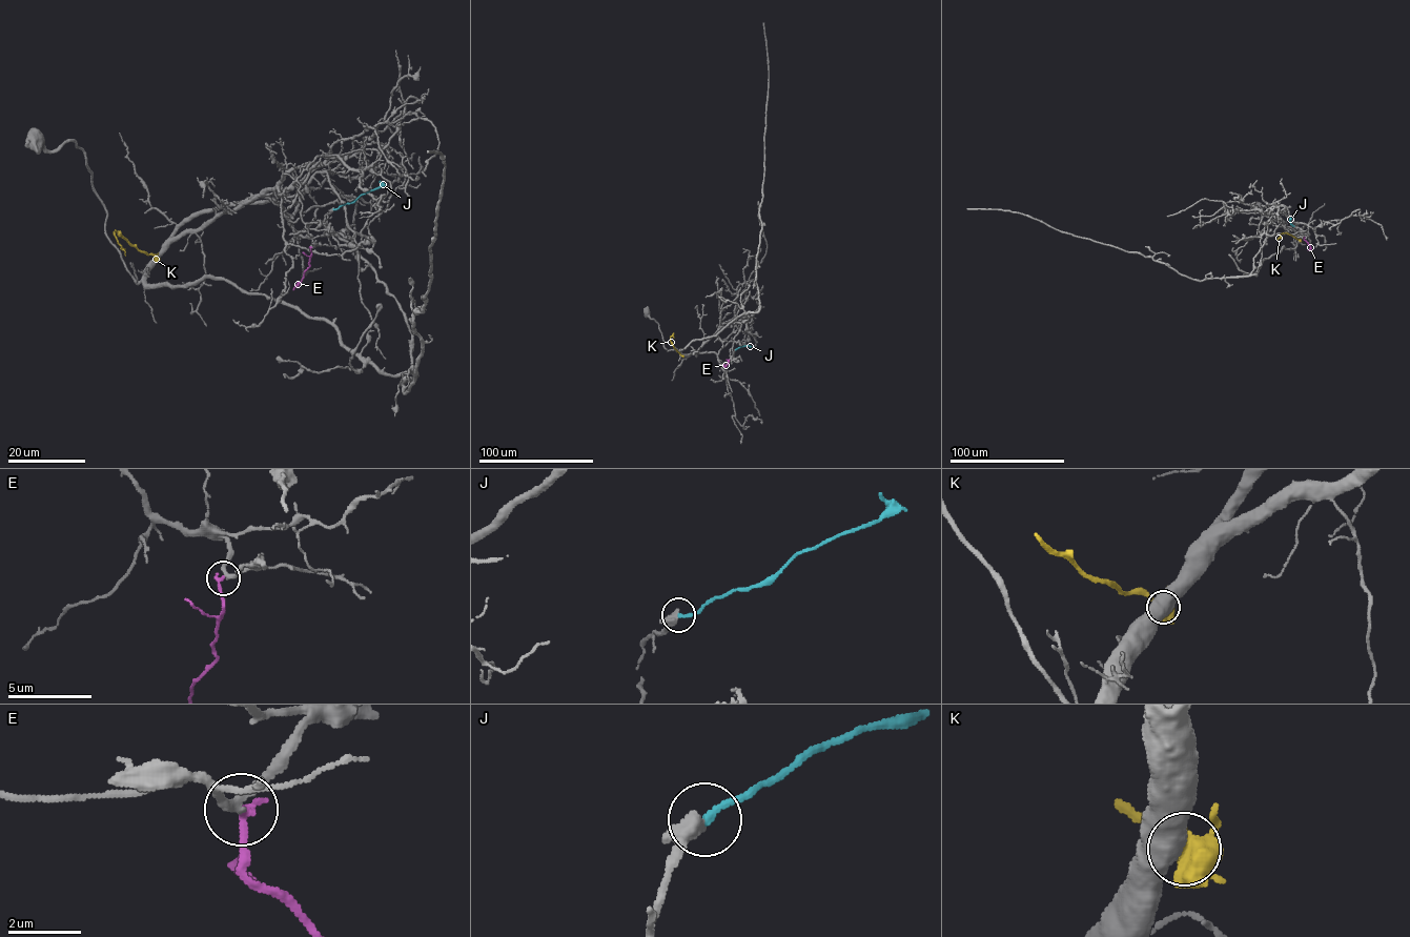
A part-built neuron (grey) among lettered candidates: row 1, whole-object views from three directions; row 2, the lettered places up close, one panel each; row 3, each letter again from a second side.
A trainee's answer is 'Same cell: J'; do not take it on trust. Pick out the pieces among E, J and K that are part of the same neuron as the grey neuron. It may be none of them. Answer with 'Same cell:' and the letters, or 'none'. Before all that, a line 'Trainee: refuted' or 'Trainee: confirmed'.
Trainee: confirmed
Same cell: J

